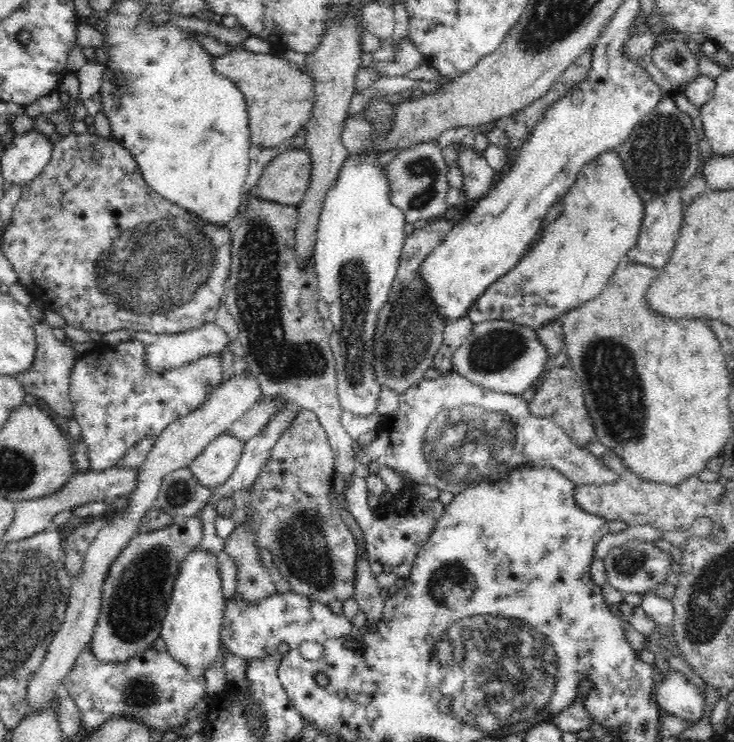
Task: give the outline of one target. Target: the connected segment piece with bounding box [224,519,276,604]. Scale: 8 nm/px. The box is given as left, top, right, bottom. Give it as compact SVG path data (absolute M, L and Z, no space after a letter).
M246 519L225 539L226 551L238 567L235 596L244 602L260 602L276 594L270 571L260 561L258 535L252 521Z

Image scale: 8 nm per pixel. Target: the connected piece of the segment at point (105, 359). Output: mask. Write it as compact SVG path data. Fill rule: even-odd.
M136 339L113 345L101 343L84 354L78 354L71 374L69 393L73 404L73 418L78 422L82 439L89 450L91 470L104 471L119 466L119 461L140 440L146 437L156 438L165 430L166 425L200 408L220 386L220 382L220 354L204 354L184 366L159 373L146 366L145 344Z

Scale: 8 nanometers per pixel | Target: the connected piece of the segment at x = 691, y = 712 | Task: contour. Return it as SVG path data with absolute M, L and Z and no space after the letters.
M675 670L661 683L656 701L663 712L676 715L690 726L704 716L705 698L692 682Z

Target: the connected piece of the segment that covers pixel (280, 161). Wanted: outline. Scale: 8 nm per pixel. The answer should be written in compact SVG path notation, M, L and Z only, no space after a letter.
M291 147L268 163L256 186L262 200L298 207L311 181L311 156L305 147Z

